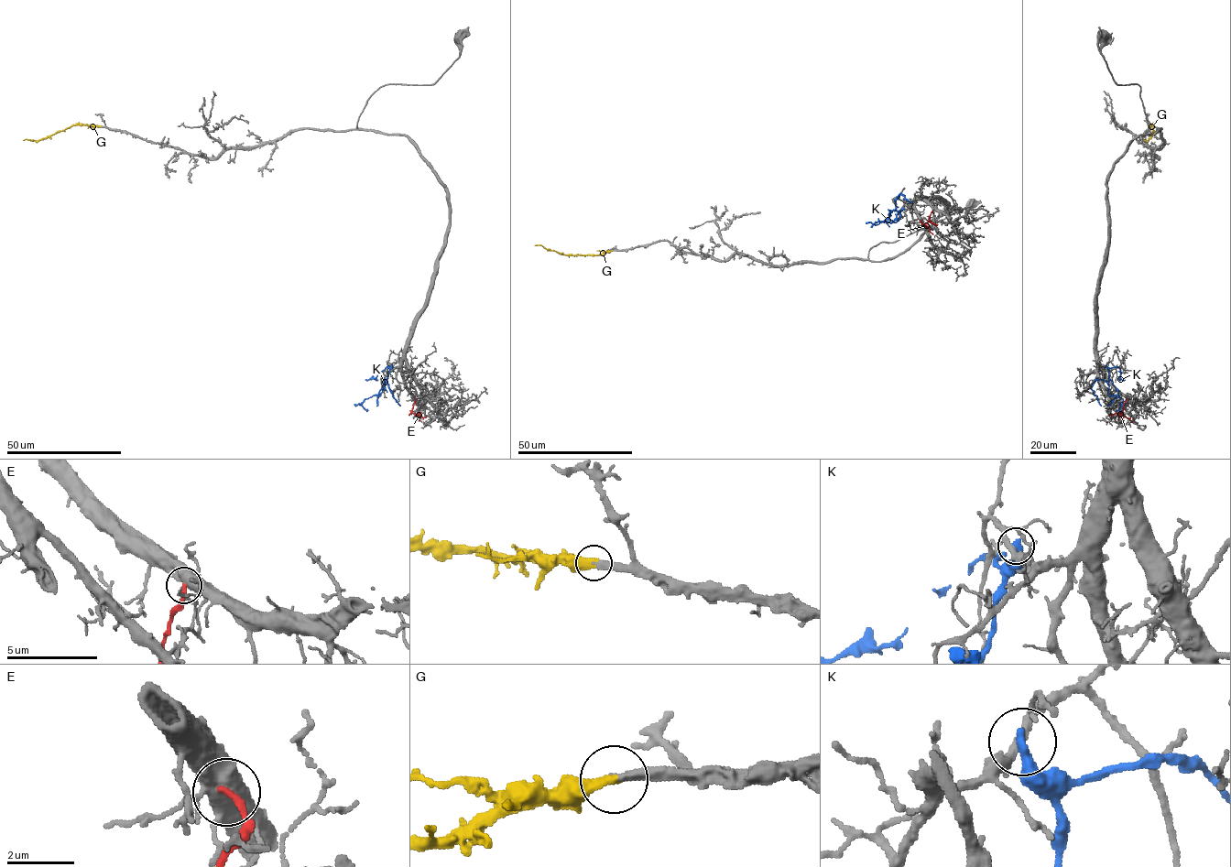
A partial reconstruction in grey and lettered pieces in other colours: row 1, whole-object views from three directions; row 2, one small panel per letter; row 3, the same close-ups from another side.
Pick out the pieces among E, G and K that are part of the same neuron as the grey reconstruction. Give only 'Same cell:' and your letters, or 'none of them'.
Same cell: G

